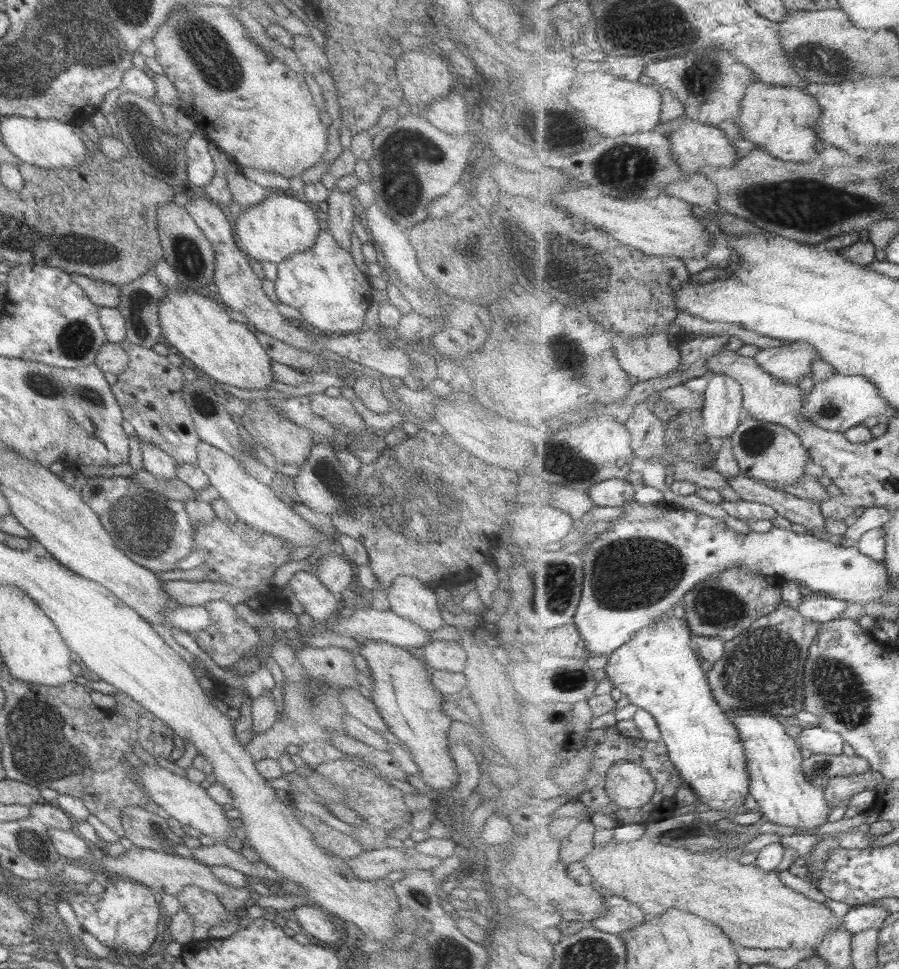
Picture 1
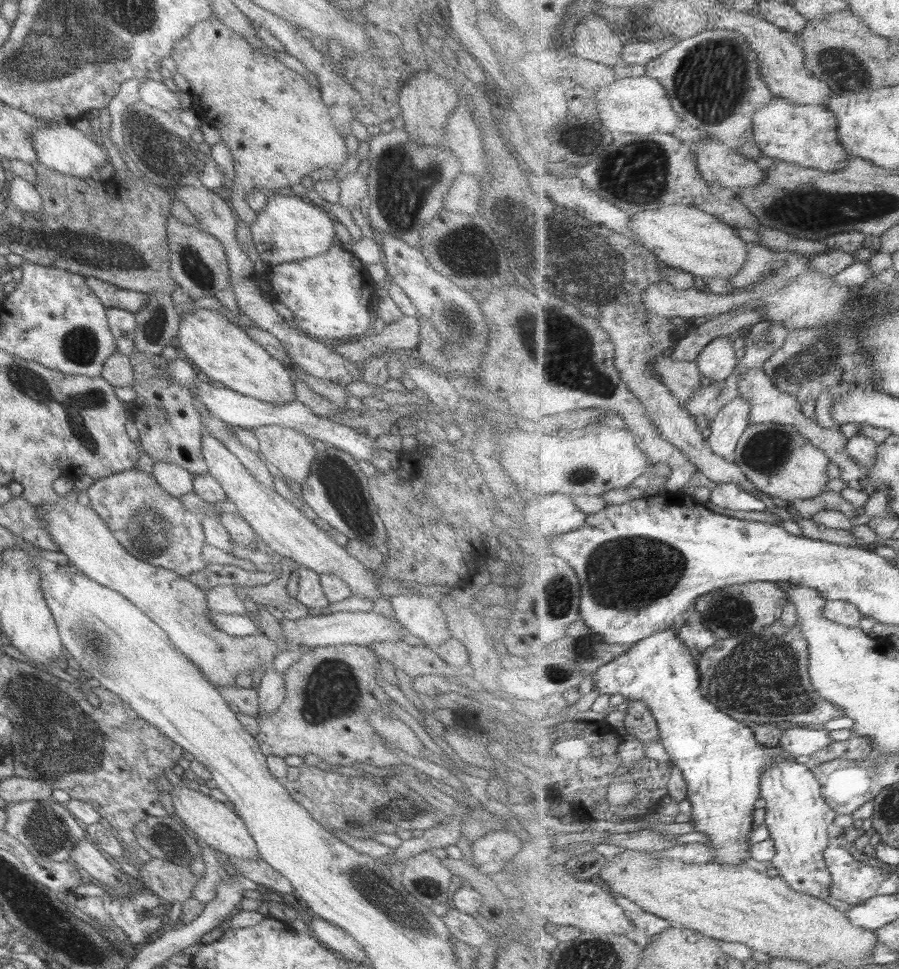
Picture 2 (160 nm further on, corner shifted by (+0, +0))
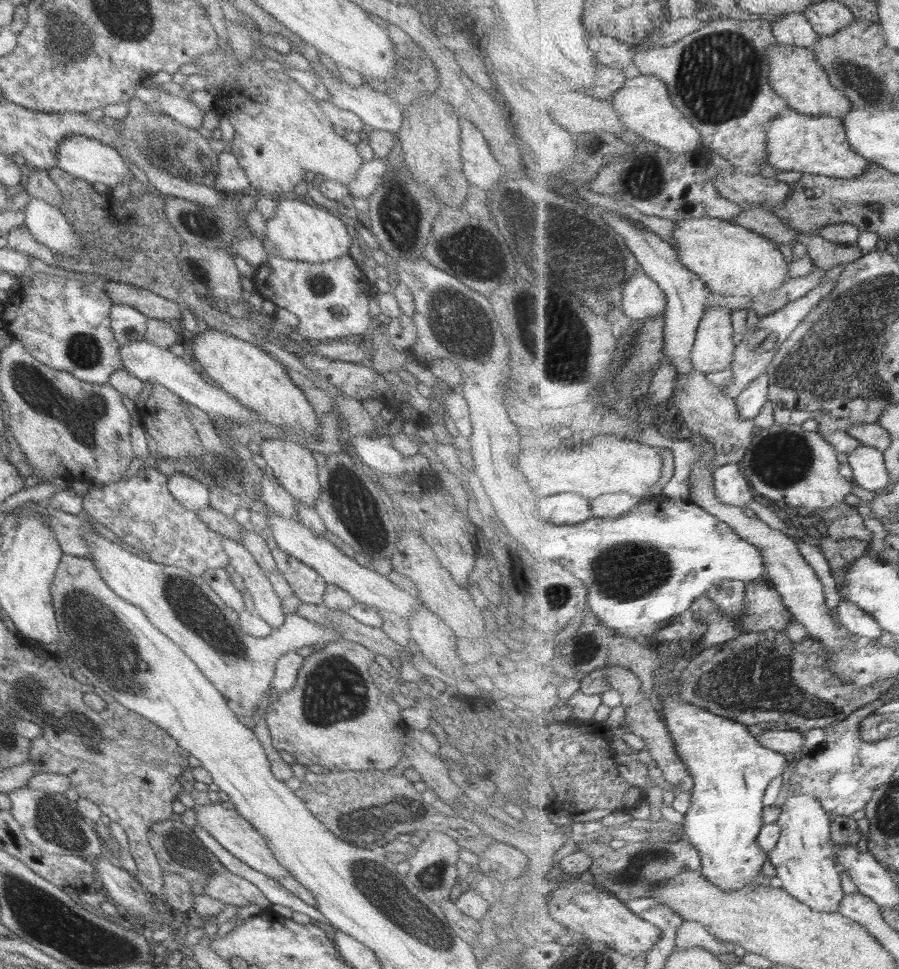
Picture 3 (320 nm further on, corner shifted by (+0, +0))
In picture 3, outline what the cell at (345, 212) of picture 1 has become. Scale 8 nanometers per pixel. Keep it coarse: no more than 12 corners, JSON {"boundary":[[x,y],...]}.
{"boundary":[[385,159],[363,161],[345,188],[369,196],[387,172]]}

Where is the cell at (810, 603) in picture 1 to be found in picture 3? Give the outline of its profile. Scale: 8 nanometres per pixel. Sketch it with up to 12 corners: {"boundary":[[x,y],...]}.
{"boundary":[[841,600],[835,612],[849,633],[881,638],[881,624],[854,602]]}

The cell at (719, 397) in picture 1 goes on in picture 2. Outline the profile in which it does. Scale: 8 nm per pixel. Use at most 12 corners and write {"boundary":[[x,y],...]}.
{"boundary":[[731,338],[712,340],[695,361],[712,382],[728,380],[737,360]]}

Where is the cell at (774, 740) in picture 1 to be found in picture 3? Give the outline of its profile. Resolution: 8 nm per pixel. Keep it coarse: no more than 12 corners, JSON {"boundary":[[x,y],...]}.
{"boundary":[[790,783],[768,852],[778,882],[813,910],[837,912],[830,813]]}

